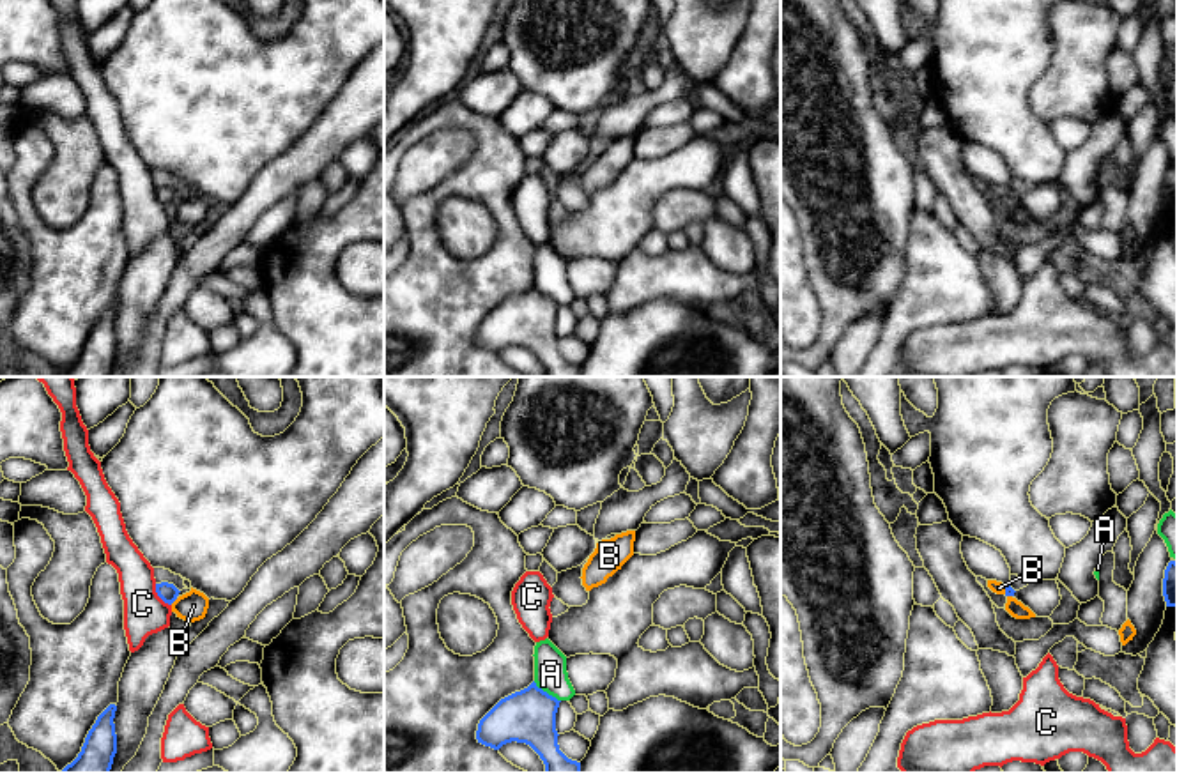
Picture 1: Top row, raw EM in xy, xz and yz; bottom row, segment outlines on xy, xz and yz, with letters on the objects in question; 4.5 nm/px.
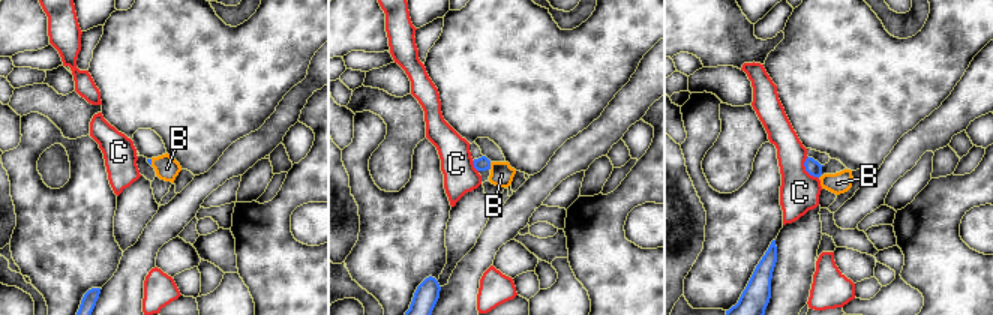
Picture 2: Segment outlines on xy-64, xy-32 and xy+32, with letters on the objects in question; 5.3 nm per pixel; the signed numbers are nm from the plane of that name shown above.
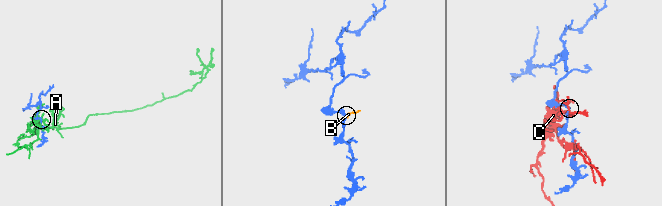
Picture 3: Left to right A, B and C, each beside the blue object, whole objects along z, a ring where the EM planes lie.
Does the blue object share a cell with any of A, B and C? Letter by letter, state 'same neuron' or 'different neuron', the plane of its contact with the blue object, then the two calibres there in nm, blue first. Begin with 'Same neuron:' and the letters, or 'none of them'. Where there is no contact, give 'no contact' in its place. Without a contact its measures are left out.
Same neuron: B
A: different neuron; contact in xz; calibres 240 and 150 nm
B: same neuron; contact in xy; calibres 90 and 130 nm
C: different neuron; contact in xy; calibres 90 and 190 nm

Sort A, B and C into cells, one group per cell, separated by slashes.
A / B / C

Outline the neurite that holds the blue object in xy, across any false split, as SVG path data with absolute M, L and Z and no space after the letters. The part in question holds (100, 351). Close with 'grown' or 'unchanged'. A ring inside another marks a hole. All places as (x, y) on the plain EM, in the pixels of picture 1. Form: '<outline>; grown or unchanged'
M110 308L97 320L78 361L58 377L110 377L117 357L115 315L117 310Z; unchanged

